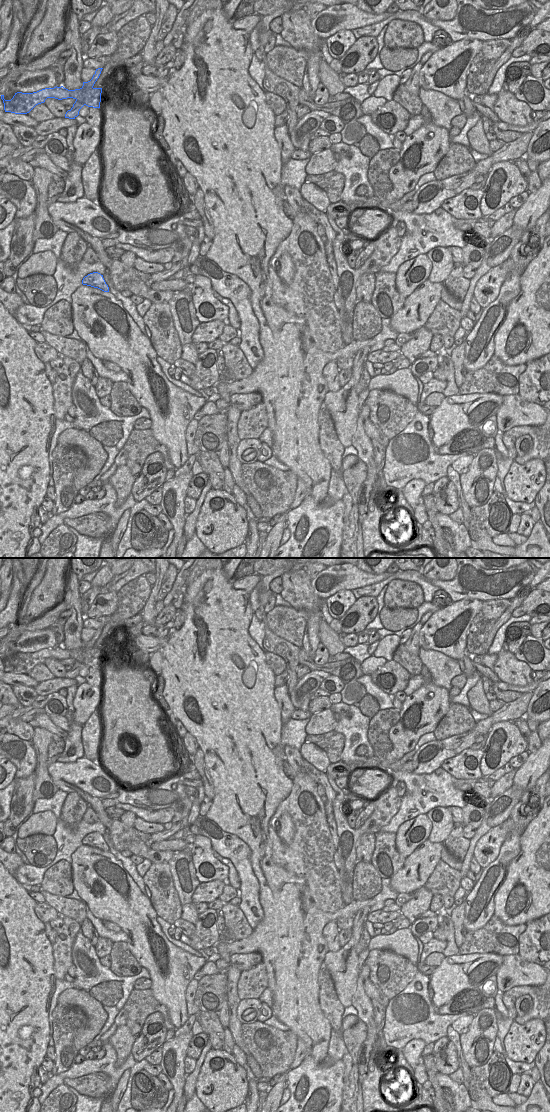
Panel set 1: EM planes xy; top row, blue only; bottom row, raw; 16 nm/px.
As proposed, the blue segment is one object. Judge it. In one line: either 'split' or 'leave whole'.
split

